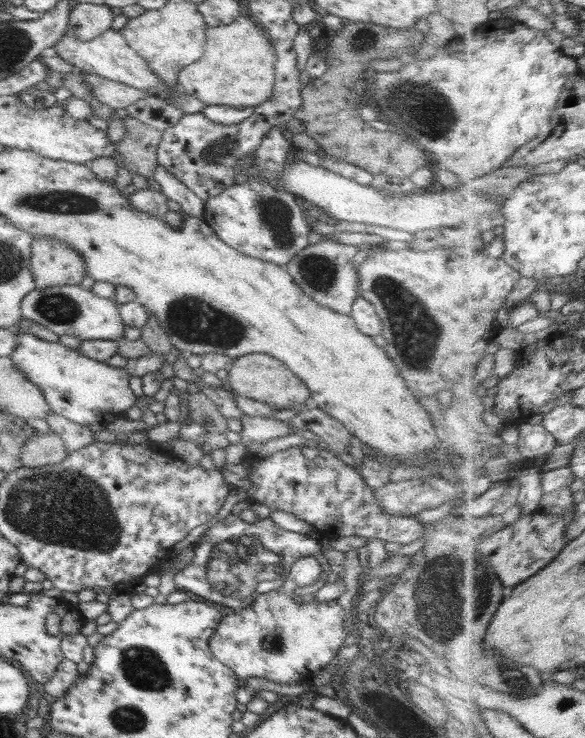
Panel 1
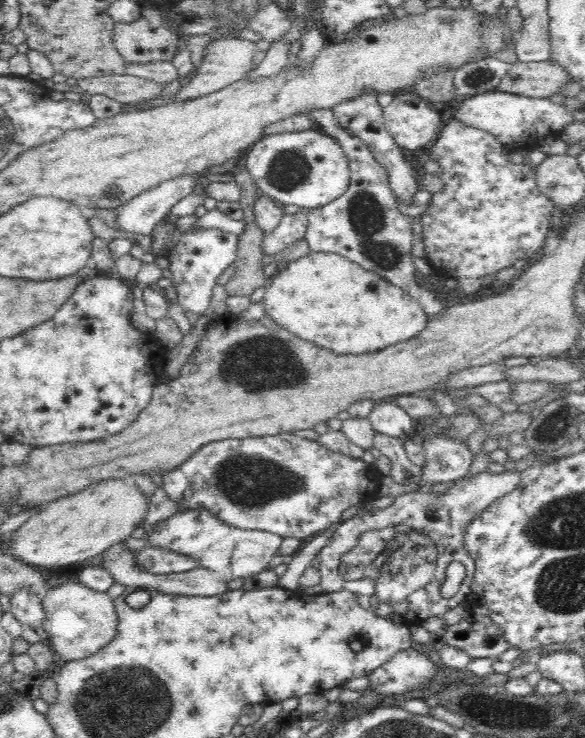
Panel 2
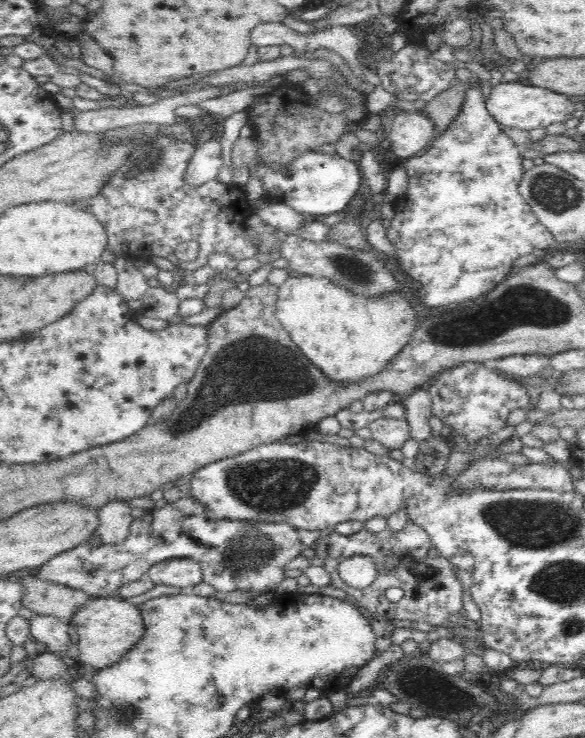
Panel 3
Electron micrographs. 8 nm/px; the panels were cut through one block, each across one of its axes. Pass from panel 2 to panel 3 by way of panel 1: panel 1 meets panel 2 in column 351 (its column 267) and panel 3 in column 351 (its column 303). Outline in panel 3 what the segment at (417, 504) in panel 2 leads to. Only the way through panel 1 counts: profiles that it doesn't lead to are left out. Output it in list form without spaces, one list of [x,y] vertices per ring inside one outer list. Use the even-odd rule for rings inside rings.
[[[411,520],[400,532],[396,533],[391,532],[388,528],[378,534],[362,529],[349,536],[333,531],[329,535],[320,537],[314,548],[315,556],[323,560],[323,566],[330,573],[331,585],[349,593],[349,598],[356,601],[363,611],[368,608],[369,613],[375,612],[389,622],[417,620],[421,623],[428,622],[436,627],[444,626],[451,614],[466,615],[464,605],[462,605],[464,586],[454,573],[453,564],[434,547],[430,536],[422,528],[413,524]],[[358,554],[372,556],[376,571],[378,571],[374,582],[363,590],[348,586],[338,572],[340,562]],[[388,587],[398,587],[404,590],[403,597],[397,603],[392,604],[386,599],[385,590]]]

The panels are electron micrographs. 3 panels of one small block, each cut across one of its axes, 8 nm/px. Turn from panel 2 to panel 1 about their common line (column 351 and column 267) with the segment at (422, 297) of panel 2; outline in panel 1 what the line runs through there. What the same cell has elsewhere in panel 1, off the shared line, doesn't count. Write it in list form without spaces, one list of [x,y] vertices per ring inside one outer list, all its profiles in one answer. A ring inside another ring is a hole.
[[[272,127],[256,149],[256,172],[246,178],[245,185],[232,185],[219,196],[208,197],[204,201],[202,218],[218,235],[218,238],[244,253],[246,256],[258,257],[260,260],[270,261],[280,266],[287,266],[288,261],[309,245],[311,226],[289,193],[275,188],[273,182],[278,181],[278,175],[284,169],[284,163],[289,160],[293,149],[292,142],[282,133],[284,127]]]

